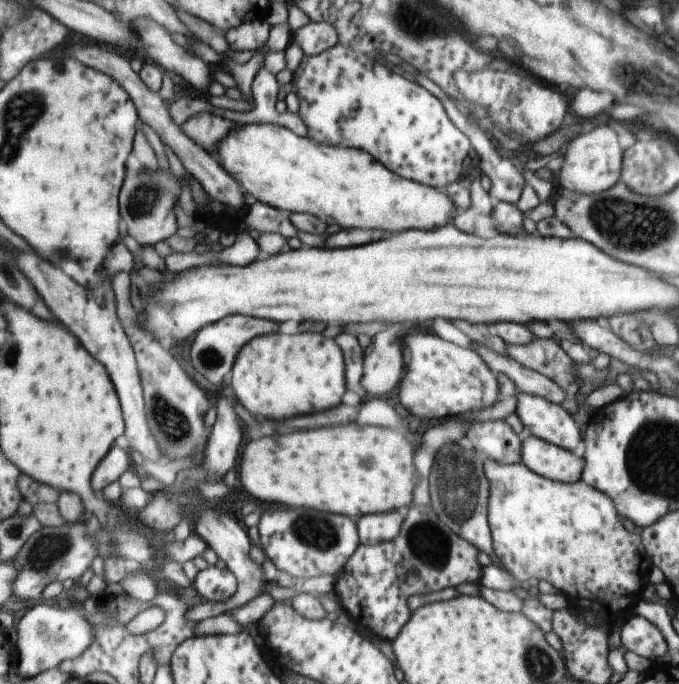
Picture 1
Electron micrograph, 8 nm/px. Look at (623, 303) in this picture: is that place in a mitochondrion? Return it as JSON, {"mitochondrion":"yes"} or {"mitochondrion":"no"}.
{"mitochondrion":"no"}

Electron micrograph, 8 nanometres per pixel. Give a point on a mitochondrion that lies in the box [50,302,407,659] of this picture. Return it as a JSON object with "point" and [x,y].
{"point":[308,529]}

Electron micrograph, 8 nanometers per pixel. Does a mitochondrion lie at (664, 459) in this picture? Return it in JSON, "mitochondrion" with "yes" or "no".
{"mitochondrion":"yes"}

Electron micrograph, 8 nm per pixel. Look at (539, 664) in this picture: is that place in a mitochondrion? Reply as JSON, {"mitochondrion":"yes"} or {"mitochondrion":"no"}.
{"mitochondrion":"yes"}

